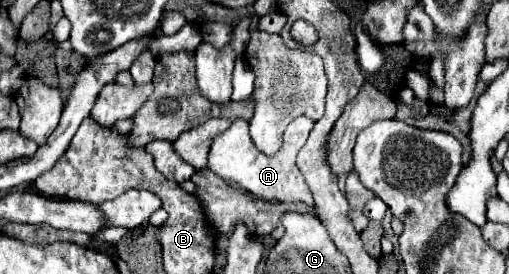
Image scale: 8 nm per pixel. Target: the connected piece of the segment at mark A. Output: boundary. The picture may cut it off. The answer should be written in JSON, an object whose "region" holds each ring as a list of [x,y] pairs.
{"region":[[[307,116],[295,118],[289,124],[289,128],[285,130],[281,150],[273,156],[265,156],[251,142],[251,136],[249,136],[249,130],[247,130],[245,122],[235,120],[229,130],[225,130],[223,134],[219,134],[215,138],[215,142],[209,150],[209,170],[219,174],[223,180],[233,180],[235,184],[239,184],[241,188],[245,188],[253,196],[269,200],[269,202],[305,202],[305,204],[313,204],[313,194],[311,194],[301,170],[295,164],[295,156],[299,152],[299,146],[303,146],[303,142],[309,138],[309,132],[313,130],[313,124],[315,122]]]}

